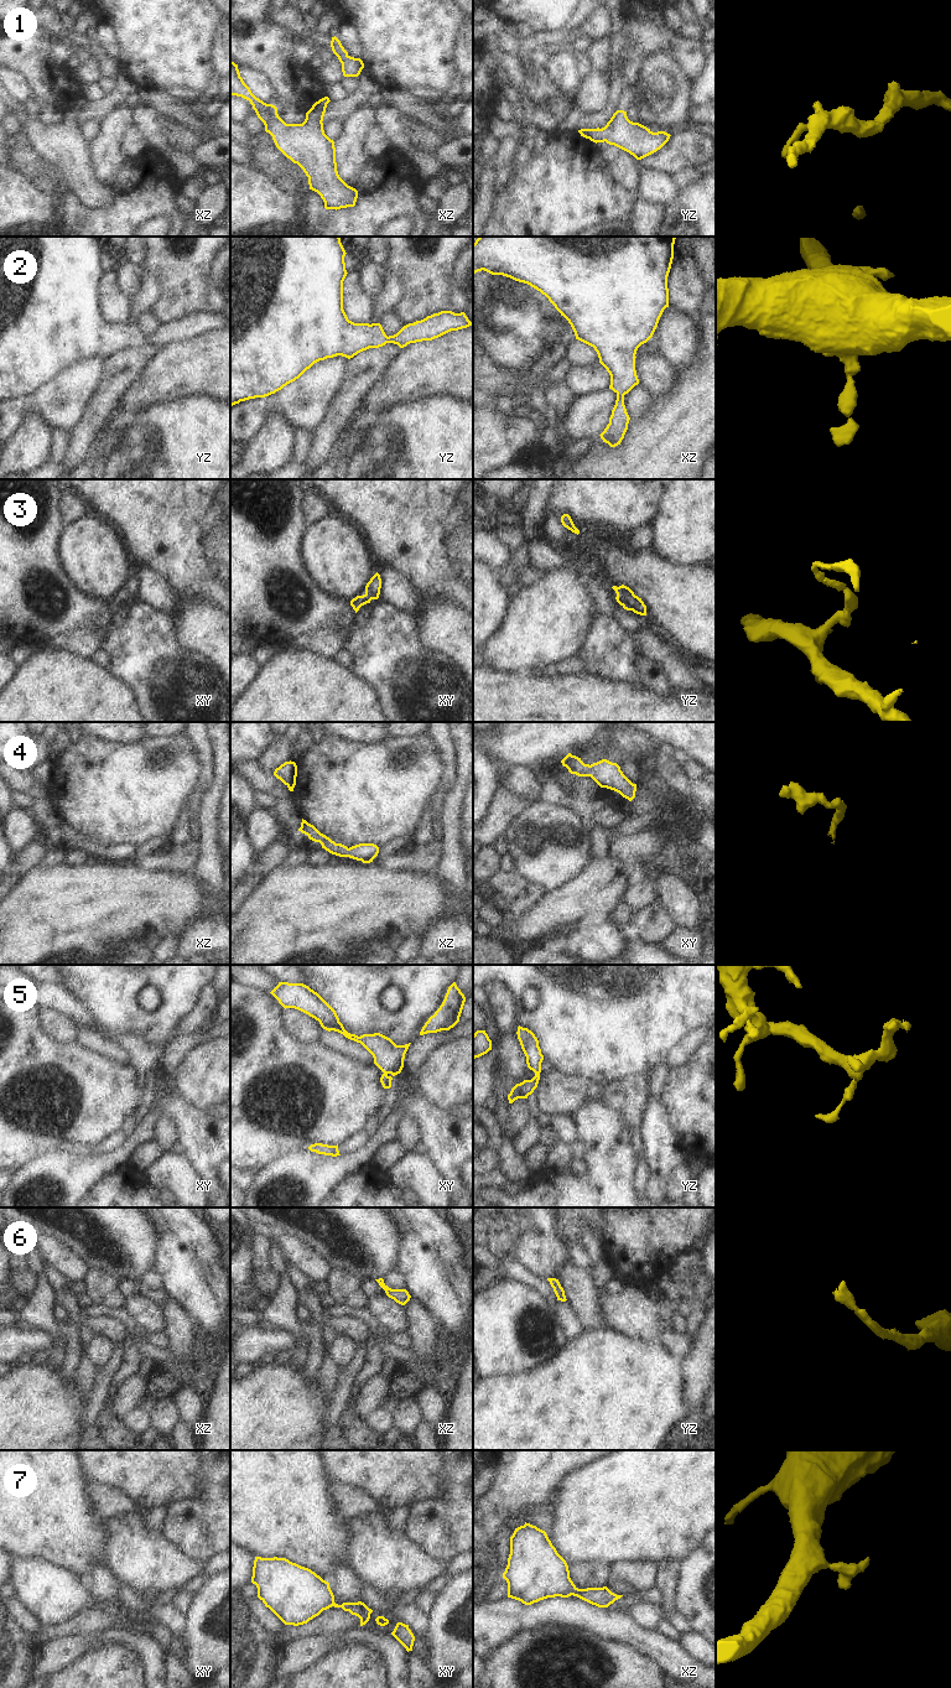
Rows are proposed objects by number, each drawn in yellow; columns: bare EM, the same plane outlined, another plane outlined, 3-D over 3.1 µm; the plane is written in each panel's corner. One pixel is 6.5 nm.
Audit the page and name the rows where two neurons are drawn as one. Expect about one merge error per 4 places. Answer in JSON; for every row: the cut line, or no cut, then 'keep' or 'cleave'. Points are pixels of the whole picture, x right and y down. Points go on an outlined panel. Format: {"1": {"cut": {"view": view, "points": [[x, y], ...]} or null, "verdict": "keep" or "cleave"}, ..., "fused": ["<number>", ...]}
{"1": {"cut": null, "verdict": "keep"}, "2": {"cut": null, "verdict": "keep"}, "3": {"cut": null, "verdict": "keep"}, "4": {"cut": null, "verdict": "keep"}, "5": {"cut": null, "verdict": "keep"}, "6": {"cut": null, "verdict": "keep"}, "7": {"cut": null, "verdict": "keep"}, "fused": []}

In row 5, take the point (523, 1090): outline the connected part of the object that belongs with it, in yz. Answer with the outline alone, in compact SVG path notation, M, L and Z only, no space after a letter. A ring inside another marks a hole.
M519 1025L516 1034L526 1056L528 1068L535 1072L535 1076L531 1080L524 1080L523 1082L516 1084L511 1089L508 1095L509 1103L513 1103L518 1099L528 1099L528 1096L534 1092L540 1080L541 1063L544 1060L539 1040L531 1030Z

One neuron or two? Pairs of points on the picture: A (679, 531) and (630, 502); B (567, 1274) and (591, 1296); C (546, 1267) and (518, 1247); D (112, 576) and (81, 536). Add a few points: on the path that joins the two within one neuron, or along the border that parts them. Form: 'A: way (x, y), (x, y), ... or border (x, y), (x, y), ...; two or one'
A: border (664, 492), (658, 514), (651, 523); two
B: way (573, 1281), (585, 1292); one
C: way (539, 1260), (525, 1247); one
D: way (102, 566), (89, 546); one

